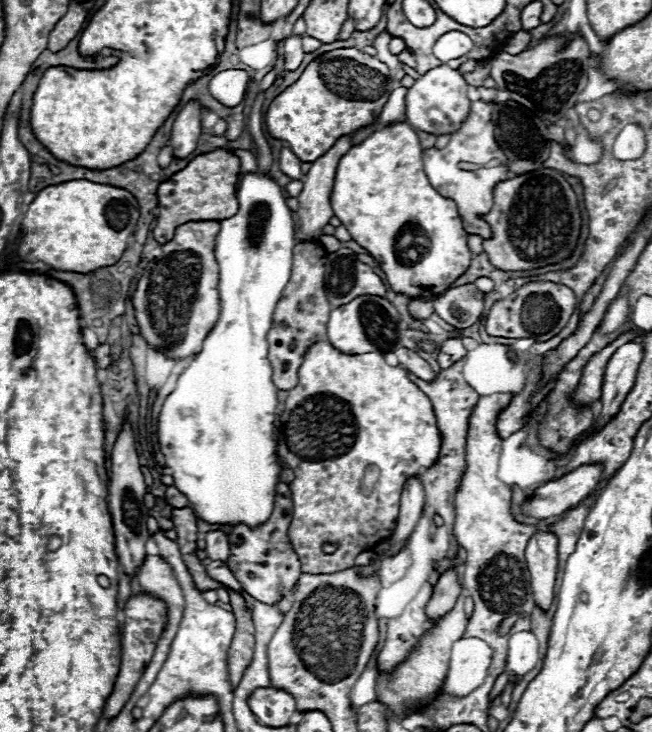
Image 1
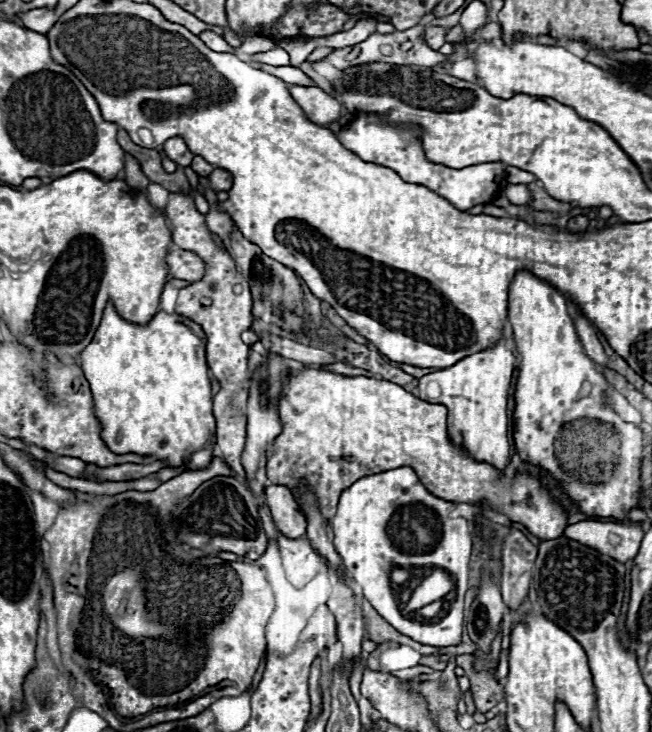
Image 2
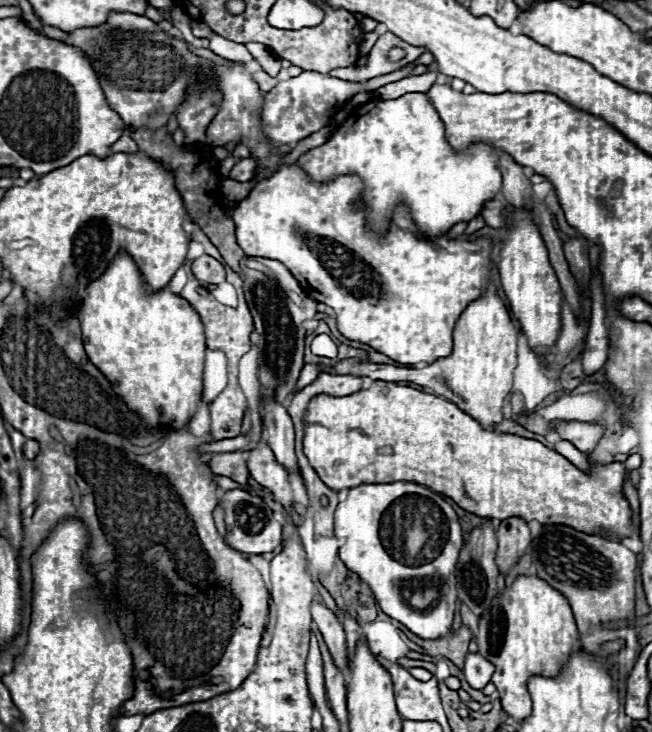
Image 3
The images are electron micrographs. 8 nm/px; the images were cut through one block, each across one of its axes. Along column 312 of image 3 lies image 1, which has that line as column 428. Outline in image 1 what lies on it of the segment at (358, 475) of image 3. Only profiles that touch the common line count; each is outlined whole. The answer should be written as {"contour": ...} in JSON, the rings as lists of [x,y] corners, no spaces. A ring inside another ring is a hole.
{"contour":[[[328,342],[314,344],[308,350],[308,354],[304,356],[304,362],[298,370],[298,384],[292,390],[288,390],[288,398],[284,402],[284,412],[278,416],[274,432],[276,432],[276,442],[278,442],[276,444],[278,458],[286,468],[294,470],[294,476],[296,476],[290,482],[294,514],[292,514],[292,522],[290,522],[290,528],[288,528],[288,538],[290,538],[290,544],[292,544],[294,552],[298,554],[298,560],[302,564],[302,572],[306,572],[306,574],[330,574],[330,572],[352,568],[358,554],[362,554],[366,550],[372,550],[382,540],[390,538],[394,528],[396,528],[396,518],[398,518],[398,510],[400,510],[400,494],[402,494],[402,488],[404,488],[406,480],[412,478],[412,476],[418,476],[422,468],[430,468],[438,460],[440,446],[442,446],[442,434],[436,426],[436,416],[434,416],[432,404],[430,404],[428,396],[424,392],[420,392],[420,388],[414,382],[410,382],[408,372],[404,368],[390,366],[390,364],[386,364],[384,356],[372,354],[372,352],[356,354],[356,356],[342,354],[336,348],[332,348]],[[324,542],[336,542],[338,550],[334,554],[324,554],[322,552]]]}

